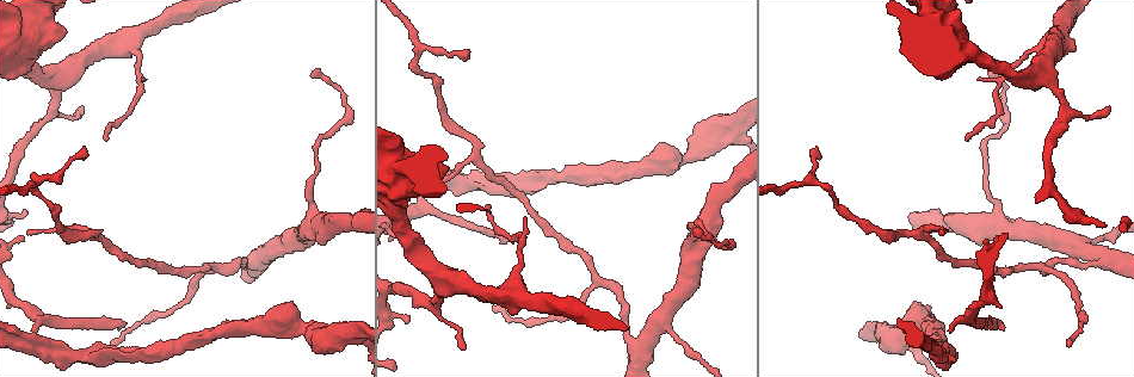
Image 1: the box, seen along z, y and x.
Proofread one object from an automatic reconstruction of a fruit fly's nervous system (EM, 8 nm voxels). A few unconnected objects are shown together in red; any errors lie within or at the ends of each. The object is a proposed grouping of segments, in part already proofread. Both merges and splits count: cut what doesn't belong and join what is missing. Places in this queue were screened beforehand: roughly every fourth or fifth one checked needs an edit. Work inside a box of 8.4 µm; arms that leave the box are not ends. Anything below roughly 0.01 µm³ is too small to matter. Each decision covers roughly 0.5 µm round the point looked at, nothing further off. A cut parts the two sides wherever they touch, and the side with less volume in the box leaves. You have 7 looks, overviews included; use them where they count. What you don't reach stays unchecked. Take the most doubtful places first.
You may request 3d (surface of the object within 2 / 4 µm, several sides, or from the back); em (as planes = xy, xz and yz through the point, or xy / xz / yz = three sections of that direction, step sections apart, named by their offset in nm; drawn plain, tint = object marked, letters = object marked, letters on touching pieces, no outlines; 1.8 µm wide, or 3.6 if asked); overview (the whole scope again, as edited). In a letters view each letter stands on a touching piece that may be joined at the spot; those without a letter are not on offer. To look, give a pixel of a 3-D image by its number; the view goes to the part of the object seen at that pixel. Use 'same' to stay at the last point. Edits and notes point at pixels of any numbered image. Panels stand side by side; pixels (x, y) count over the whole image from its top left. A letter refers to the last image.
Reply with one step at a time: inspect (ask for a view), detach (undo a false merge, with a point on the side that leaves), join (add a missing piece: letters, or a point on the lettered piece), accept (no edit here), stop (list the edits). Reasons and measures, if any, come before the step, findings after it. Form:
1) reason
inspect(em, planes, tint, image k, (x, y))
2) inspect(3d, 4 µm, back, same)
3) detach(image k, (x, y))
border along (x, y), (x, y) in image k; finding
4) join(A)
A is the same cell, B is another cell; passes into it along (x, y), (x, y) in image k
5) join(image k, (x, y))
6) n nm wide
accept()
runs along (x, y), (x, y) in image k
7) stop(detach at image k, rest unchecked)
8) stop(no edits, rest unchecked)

an open end
inspect(em, xz, step 8, letters, image 1, (121, 328))

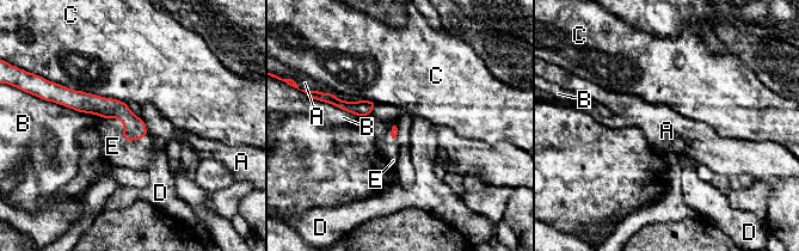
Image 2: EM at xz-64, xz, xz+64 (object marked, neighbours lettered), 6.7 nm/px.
join(E)
E is the same cell, A, B, C and D are other cells; it goes on there

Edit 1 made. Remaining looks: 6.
tapers out
inspect(3d, 4 µm, image 1, (978, 79))

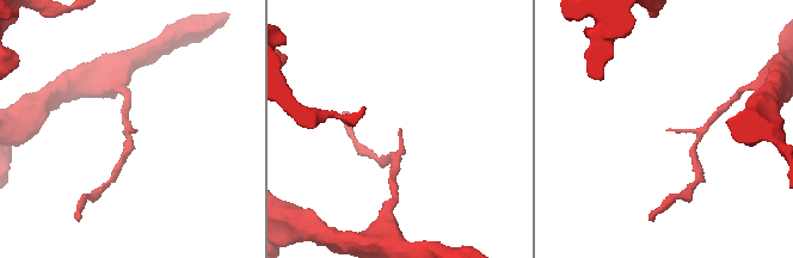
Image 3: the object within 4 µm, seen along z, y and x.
inspect(em, xz, step 8, letters, image 3, (133, 129))

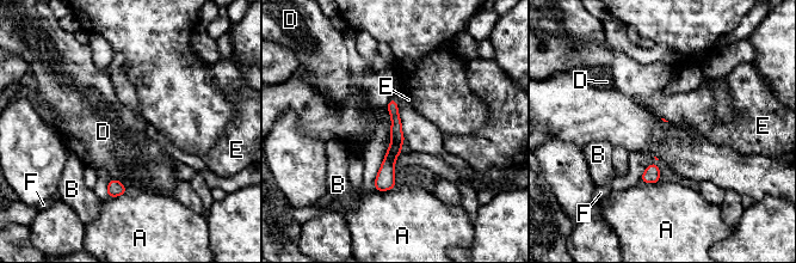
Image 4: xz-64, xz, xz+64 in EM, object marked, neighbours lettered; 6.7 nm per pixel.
inspect(em, planes, letters, same)

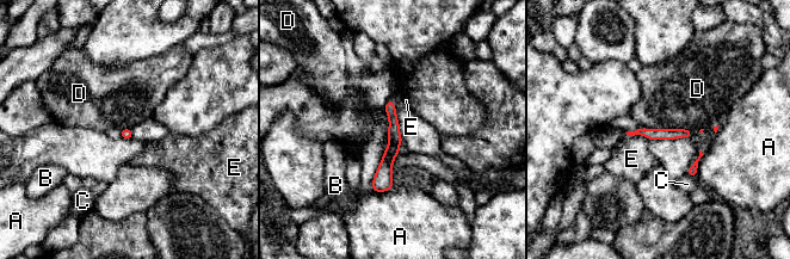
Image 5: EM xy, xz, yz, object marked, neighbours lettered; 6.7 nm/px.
D touches over 340 nm
accept()
A, B, C, D and E are other cells; border along (642, 127), (685, 128), (691, 130) in image 5; no lettered piece goes on from it

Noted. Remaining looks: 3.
long arm stops here
inspect(3d, 2 µm, image 1, (696, 231))

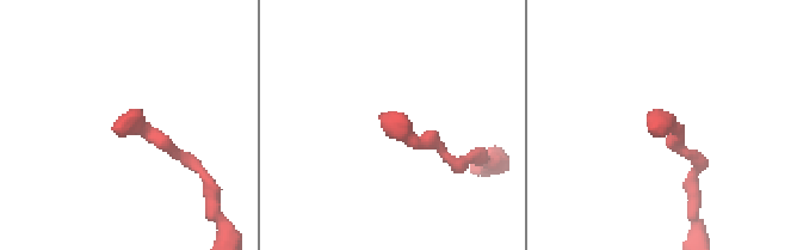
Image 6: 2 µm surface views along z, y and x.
inspect(em, planes, letters, image 6, (651, 133))

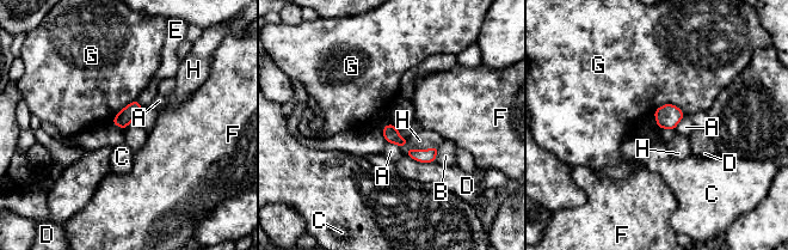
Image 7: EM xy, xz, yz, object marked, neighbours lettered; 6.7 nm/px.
accept()
A, B, C, D, E, F, G and H are other cells; border along (684, 113), (662, 104), (652, 114) in image 7; none of them fits

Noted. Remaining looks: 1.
stop(join at image 2, rest unchecked)

